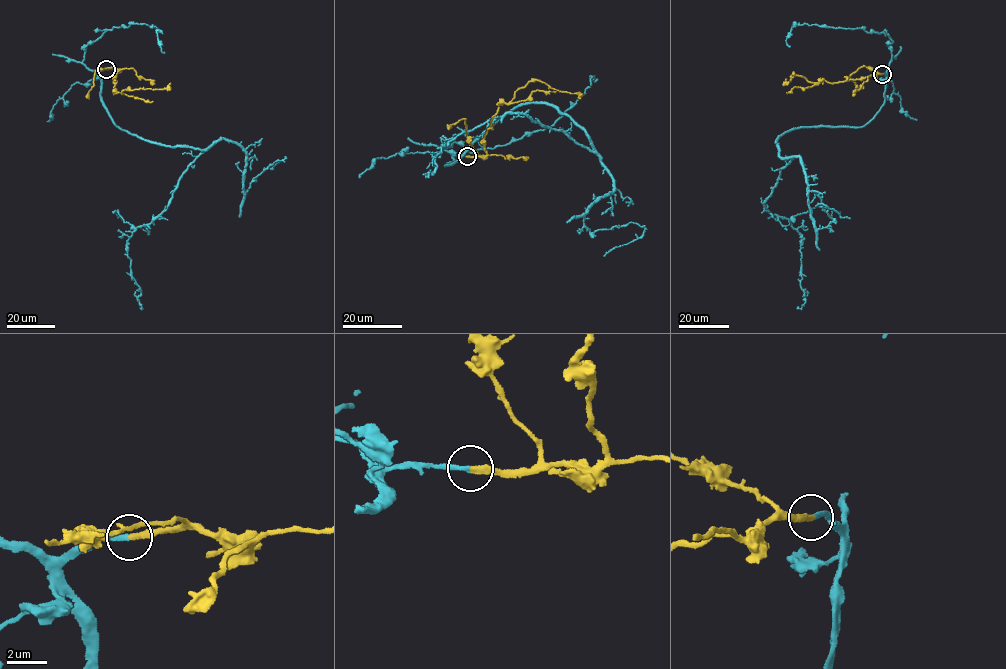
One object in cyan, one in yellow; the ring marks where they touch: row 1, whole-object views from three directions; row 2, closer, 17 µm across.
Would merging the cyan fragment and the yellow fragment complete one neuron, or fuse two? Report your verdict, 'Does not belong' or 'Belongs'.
Belongs

